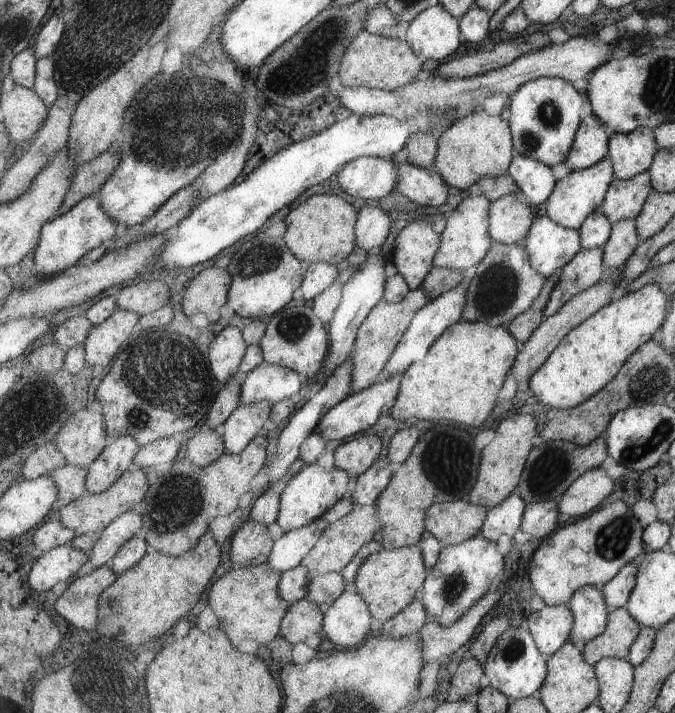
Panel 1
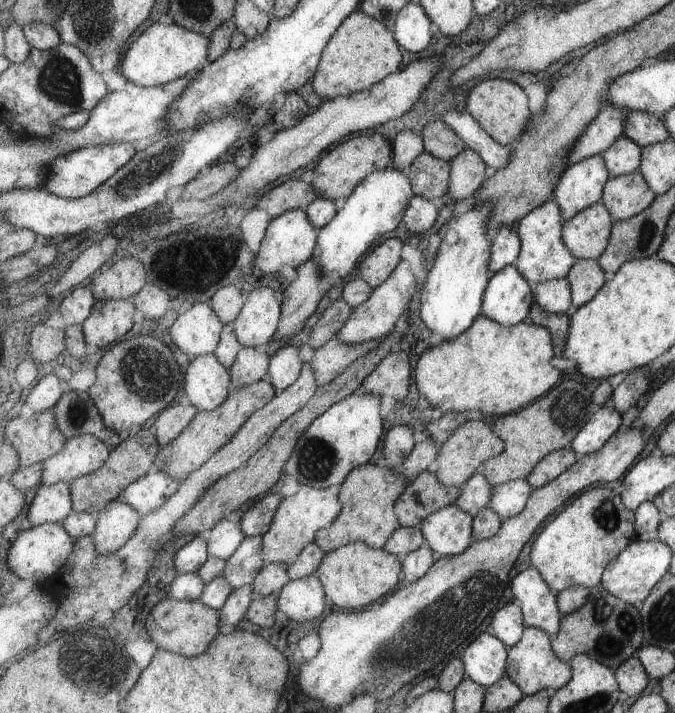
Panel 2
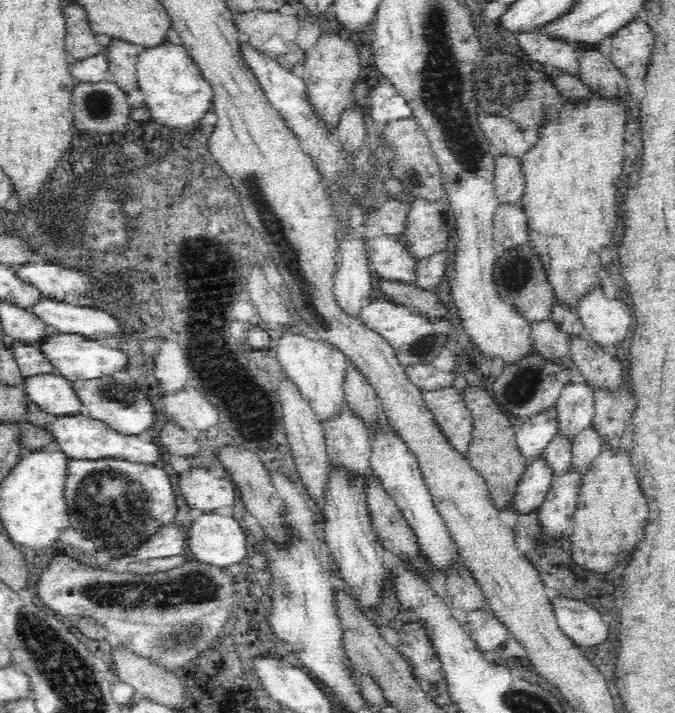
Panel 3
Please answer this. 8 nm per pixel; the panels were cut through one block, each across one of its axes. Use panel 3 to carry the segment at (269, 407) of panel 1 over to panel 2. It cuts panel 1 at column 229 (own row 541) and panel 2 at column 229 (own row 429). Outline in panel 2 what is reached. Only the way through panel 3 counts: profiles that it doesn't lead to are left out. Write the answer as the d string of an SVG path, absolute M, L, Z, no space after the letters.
M215 353L194 358L186 370L186 401L200 411L217 410L231 394L232 376Z

